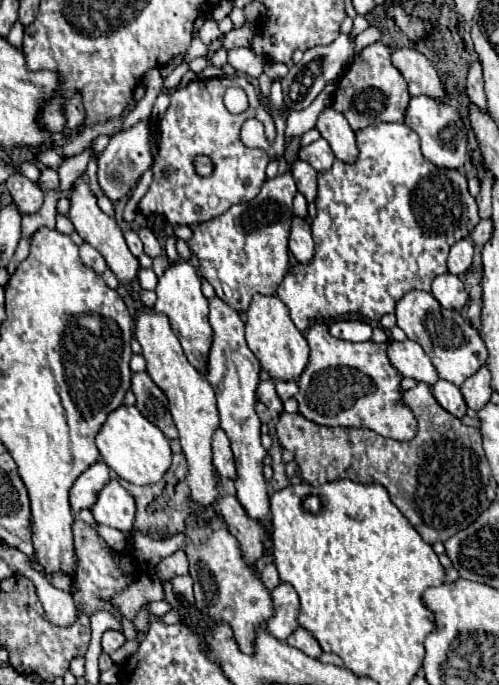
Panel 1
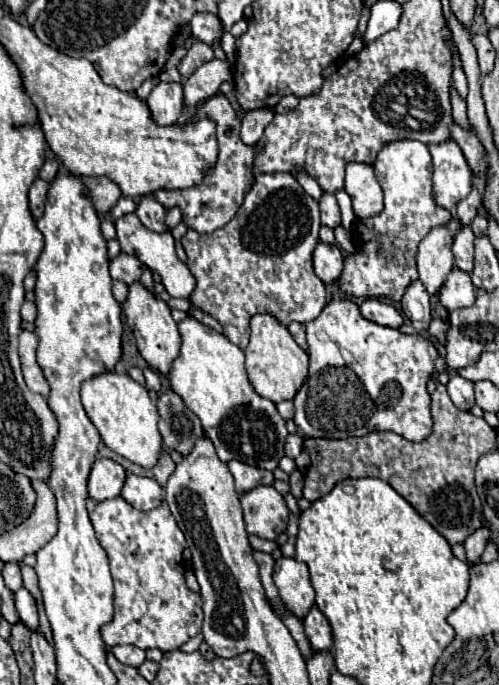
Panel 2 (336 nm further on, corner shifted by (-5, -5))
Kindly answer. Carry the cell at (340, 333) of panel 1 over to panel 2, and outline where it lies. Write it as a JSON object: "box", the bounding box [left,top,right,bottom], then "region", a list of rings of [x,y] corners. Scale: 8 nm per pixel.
{"box":[360,298,404,328],"region":[[[376,298],[362,302],[360,312],[362,312],[362,316],[366,316],[366,320],[388,326],[388,328],[398,328],[404,322],[404,316],[392,304],[386,304]]]}

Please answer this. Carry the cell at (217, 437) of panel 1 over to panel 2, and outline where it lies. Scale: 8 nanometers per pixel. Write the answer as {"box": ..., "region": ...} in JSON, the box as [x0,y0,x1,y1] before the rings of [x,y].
{"box":[228,460,274,494],"region":[[[230,460],[228,468],[230,468],[232,476],[234,476],[238,494],[244,494],[244,492],[248,492],[248,490],[252,490],[252,488],[256,488],[260,484],[272,484],[272,480],[274,480],[272,472],[242,464],[240,460]]]}

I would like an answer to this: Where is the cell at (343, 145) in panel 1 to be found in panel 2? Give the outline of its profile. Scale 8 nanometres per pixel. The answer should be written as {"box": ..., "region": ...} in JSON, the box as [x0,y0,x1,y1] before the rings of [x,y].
{"box":[344,162,382,218],"region":[[[350,162],[346,166],[344,188],[352,198],[352,206],[358,218],[376,216],[382,210],[382,188],[370,164]]]}

